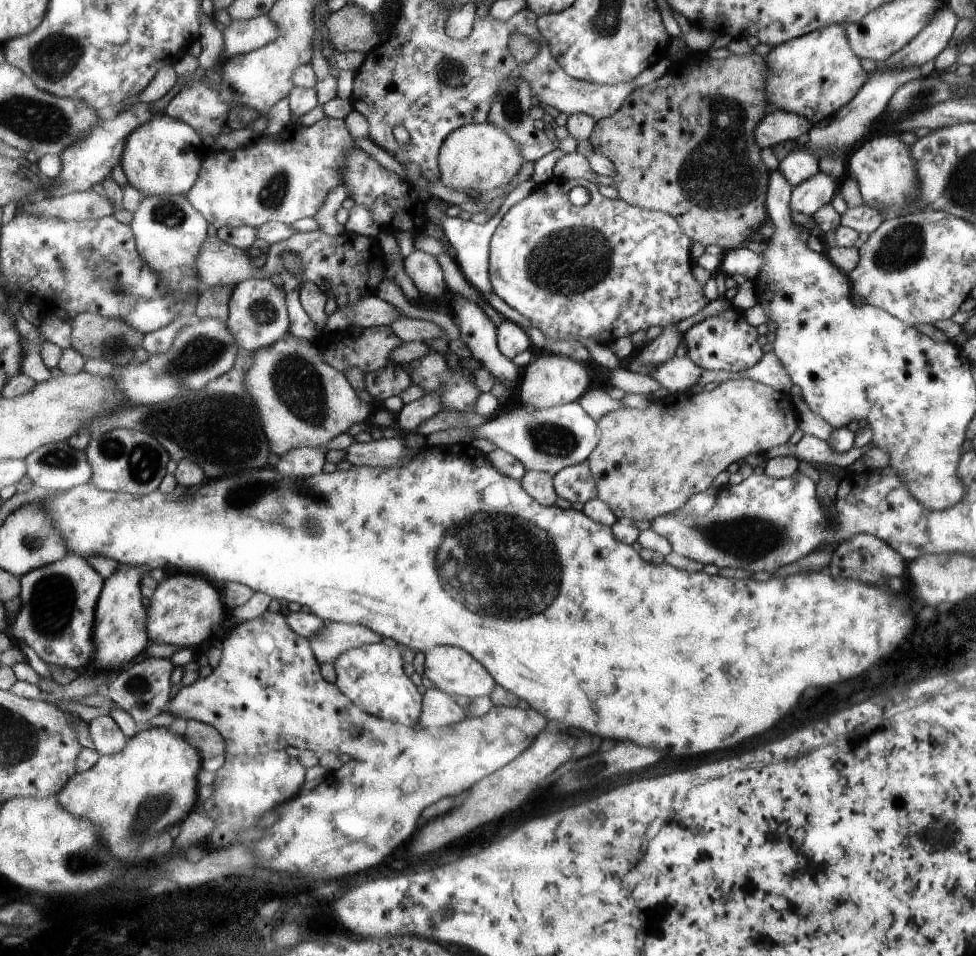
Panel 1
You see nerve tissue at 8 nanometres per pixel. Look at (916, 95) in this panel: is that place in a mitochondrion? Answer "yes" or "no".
yes

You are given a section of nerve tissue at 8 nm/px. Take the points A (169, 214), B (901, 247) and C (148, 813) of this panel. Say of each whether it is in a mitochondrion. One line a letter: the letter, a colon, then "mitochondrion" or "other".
A: mitochondrion
B: mitochondrion
C: mitochondrion

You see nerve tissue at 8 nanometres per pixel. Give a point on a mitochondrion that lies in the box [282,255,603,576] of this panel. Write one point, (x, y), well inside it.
(549, 440)

